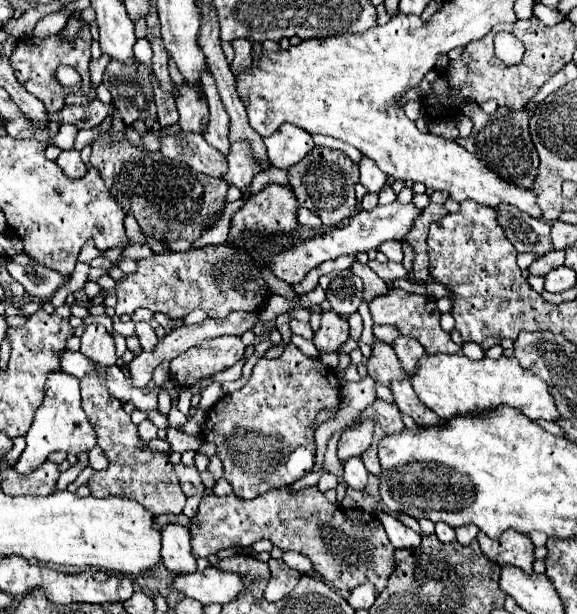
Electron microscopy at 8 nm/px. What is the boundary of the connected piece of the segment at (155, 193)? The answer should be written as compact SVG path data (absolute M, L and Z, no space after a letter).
M114 110L114 126L108 134L102 134L92 144L90 164L100 172L112 198L122 204L126 214L138 220L146 236L160 242L196 240L206 224L220 218L228 184L222 178L198 174L186 164L170 160L160 152L142 152L140 148L126 144L126 140L106 144L106 136L118 136L118 132L124 132L124 128L126 124L122 122L118 110Z

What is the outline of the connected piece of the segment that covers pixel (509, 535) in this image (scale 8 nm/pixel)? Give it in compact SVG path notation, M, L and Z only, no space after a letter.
M510 528L498 540L490 540L484 532L478 532L478 544L482 552L486 552L486 556L490 556L500 566L514 564L526 572L532 572L534 544L528 538L528 534Z

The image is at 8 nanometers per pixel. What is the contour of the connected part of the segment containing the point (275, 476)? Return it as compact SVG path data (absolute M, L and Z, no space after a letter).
M294 344L274 358L260 358L248 384L220 398L208 412L202 426L202 440L216 444L216 454L224 464L224 478L232 484L234 494L254 500L268 490L286 488L314 466L314 432L312 422L320 410L338 410L340 378L320 360L304 356Z

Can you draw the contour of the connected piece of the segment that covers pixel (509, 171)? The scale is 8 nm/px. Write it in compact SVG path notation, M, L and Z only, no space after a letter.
M466 100L462 104L462 114L466 114L474 122L474 130L468 138L456 138L454 142L476 154L478 160L482 158L482 164L486 164L498 176L504 176L504 180L510 180L512 184L518 184L522 188L532 188L534 172L538 168L538 156L528 132L528 112L498 108L494 114L484 114L478 104Z

